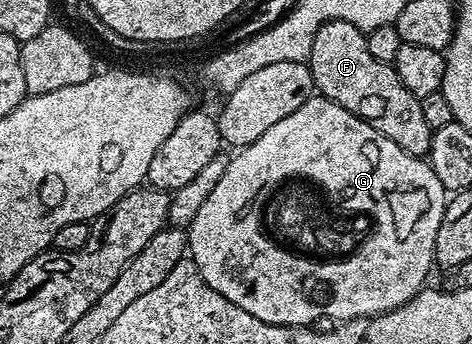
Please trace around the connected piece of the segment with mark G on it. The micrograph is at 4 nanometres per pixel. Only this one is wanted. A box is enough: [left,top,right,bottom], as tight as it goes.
[186,94,446,327]

